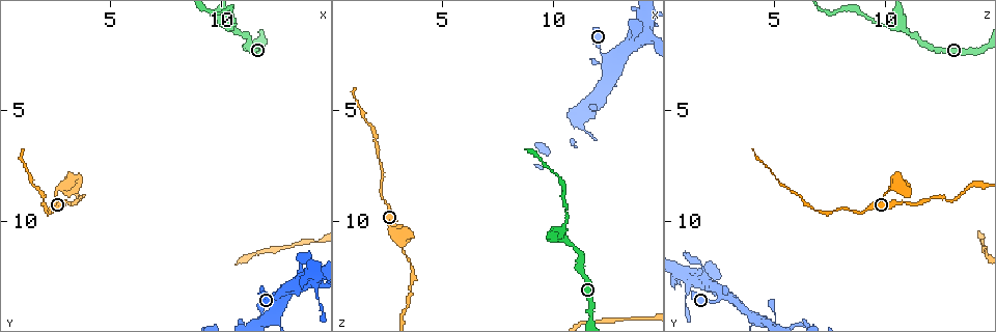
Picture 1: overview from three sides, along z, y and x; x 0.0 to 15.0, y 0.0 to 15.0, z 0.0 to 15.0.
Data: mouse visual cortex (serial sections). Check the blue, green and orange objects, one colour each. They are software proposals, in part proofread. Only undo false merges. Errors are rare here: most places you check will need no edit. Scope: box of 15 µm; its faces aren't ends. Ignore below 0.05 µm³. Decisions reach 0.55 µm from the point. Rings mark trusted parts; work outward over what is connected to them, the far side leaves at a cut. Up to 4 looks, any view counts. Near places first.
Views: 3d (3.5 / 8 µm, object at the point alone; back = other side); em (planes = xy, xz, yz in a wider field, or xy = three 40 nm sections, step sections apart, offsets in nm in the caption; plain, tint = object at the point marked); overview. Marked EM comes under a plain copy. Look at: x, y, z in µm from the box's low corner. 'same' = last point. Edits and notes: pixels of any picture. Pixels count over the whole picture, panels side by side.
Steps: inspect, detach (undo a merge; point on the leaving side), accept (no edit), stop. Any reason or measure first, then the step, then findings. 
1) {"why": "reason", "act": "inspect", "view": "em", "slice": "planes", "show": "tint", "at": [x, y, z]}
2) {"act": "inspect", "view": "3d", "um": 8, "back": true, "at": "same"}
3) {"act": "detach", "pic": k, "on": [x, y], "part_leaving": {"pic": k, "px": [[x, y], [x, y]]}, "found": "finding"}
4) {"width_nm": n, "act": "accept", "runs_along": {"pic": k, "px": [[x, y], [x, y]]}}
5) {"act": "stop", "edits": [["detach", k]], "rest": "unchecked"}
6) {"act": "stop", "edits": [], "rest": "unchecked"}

{"why": "abrupt turn", "act": "inspect", "view": "3d", "um": 8, "at": [3.0, 8.4, 10.8]}

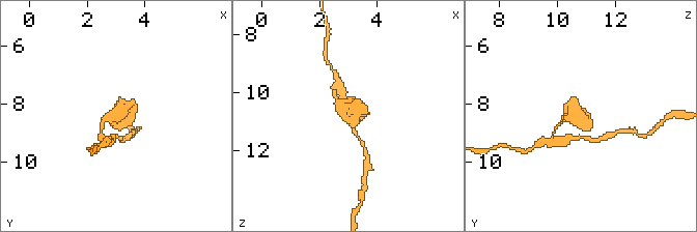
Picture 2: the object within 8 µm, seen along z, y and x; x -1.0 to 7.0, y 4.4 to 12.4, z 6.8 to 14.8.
{"act": "inspect", "view": "em", "slice": "xy", "step": 5, "show": "tint", "at": [3.1, 8.4, 10.8]}

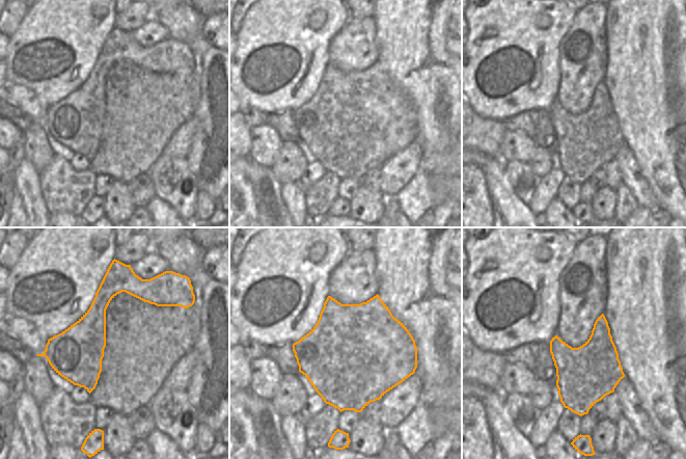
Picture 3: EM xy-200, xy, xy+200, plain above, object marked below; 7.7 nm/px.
{"width_nm": 750, "act": "accept", "runs_along": {"pic": 2, "px": [[102, 124], [135, 104]]}, "found": "all the same cell"}

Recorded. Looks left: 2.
{"why": "narrows sharply", "act": "inspect", "view": "3d", "um": 3.5, "at": [13.5, 12.4, 1.8]}

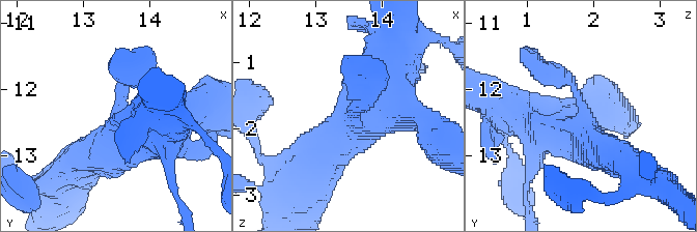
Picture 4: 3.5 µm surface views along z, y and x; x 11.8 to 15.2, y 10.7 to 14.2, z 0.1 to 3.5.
{"act": "inspect", "view": "em", "slice": "xy", "step": 5, "show": "tint", "at": [13.45, 12.40, 1.80]}

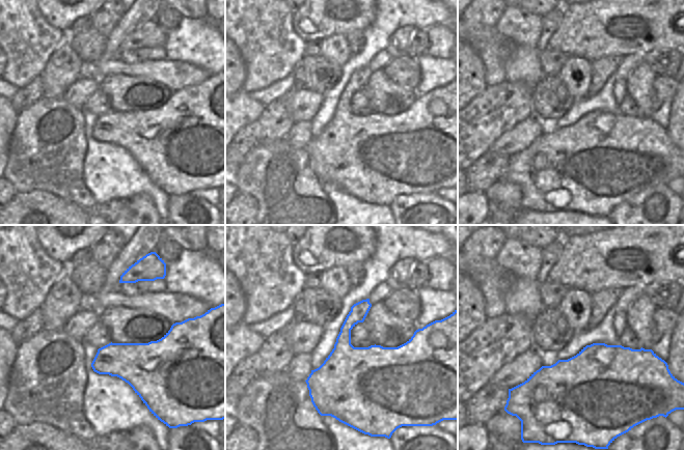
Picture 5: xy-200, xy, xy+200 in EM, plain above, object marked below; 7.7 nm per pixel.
{"act": "accept", "found": "all the same cell"}

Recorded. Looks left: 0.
{"act": "stop", "edits": [], "rest": "unchecked"}

